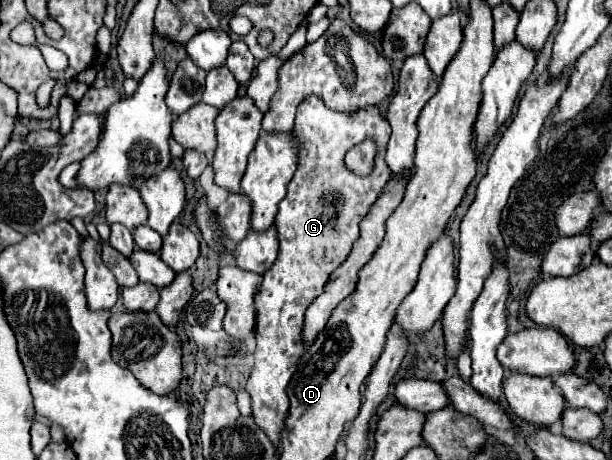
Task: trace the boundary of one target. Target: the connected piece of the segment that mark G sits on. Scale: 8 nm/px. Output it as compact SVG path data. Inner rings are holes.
M310 94L298 104L292 134L298 142L298 166L274 220L280 242L278 258L270 270L264 272L262 286L254 298L258 312L258 346L254 350L252 374L246 384L246 390L252 396L252 416L276 444L280 444L280 426L284 426L288 414L288 396L284 394L284 388L304 352L300 338L304 310L324 290L330 274L348 258L352 244L358 238L358 224L378 200L390 178L384 162L390 124L376 106L364 106L356 110L356 114L336 112ZM366 138L372 138L376 144L374 168L368 176L356 176L344 166L344 156L352 146Z

